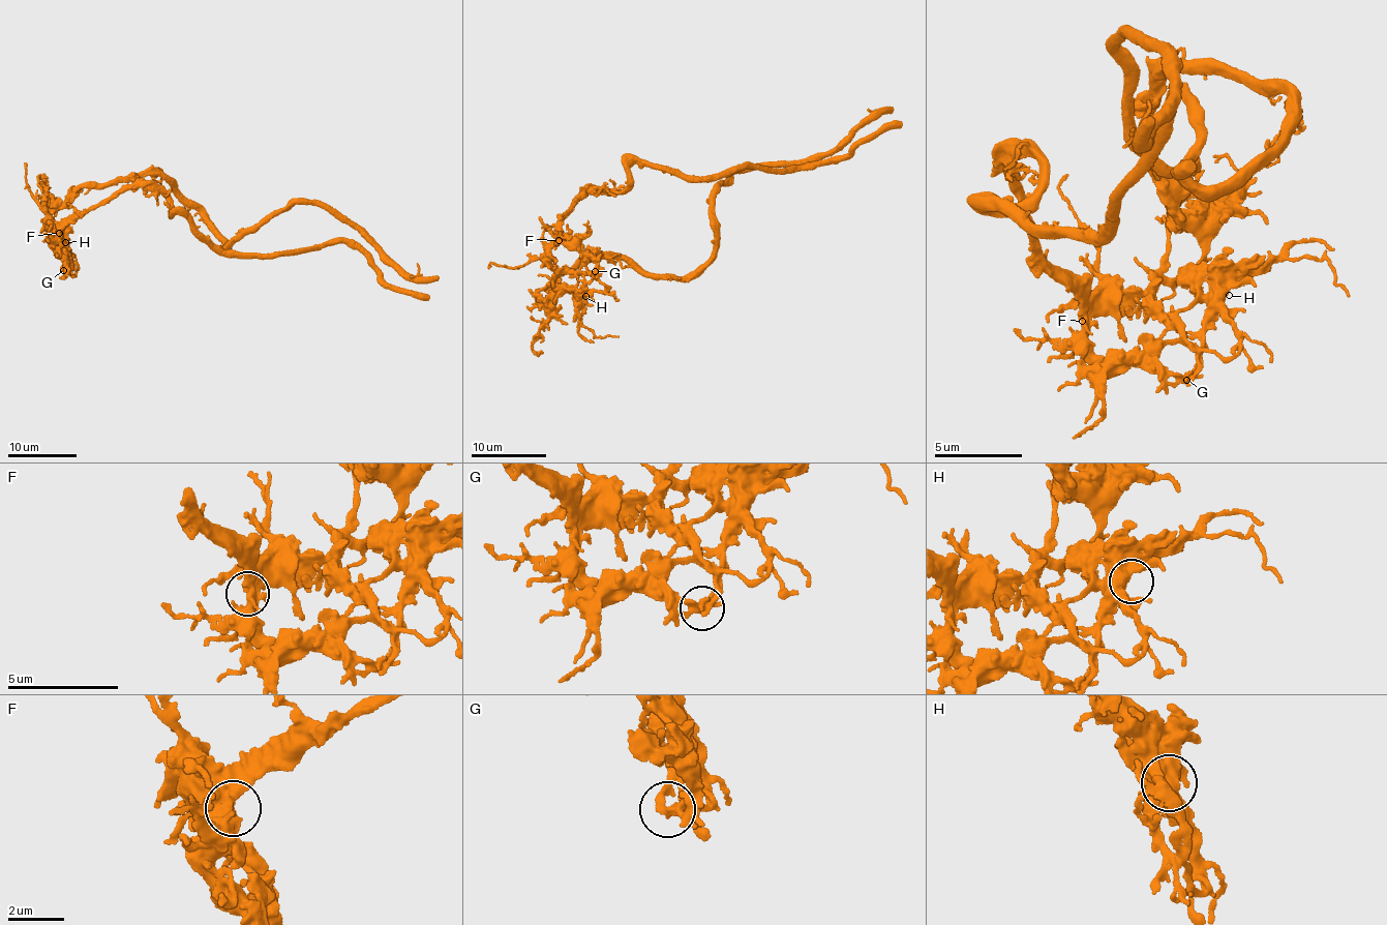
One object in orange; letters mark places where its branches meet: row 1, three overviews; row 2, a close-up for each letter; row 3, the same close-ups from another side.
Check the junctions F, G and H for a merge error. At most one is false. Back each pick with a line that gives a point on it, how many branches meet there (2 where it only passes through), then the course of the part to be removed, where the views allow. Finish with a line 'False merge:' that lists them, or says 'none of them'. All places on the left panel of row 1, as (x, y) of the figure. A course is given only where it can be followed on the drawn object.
G: (63, 270) | 3 | (63, 270), (57, 231), (142, 185), (223, 250), (349, 244), (379, 277), (429, 298)
False merge: G

